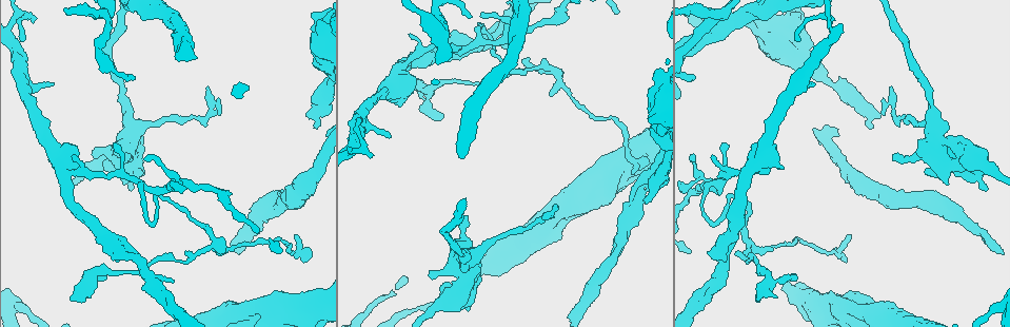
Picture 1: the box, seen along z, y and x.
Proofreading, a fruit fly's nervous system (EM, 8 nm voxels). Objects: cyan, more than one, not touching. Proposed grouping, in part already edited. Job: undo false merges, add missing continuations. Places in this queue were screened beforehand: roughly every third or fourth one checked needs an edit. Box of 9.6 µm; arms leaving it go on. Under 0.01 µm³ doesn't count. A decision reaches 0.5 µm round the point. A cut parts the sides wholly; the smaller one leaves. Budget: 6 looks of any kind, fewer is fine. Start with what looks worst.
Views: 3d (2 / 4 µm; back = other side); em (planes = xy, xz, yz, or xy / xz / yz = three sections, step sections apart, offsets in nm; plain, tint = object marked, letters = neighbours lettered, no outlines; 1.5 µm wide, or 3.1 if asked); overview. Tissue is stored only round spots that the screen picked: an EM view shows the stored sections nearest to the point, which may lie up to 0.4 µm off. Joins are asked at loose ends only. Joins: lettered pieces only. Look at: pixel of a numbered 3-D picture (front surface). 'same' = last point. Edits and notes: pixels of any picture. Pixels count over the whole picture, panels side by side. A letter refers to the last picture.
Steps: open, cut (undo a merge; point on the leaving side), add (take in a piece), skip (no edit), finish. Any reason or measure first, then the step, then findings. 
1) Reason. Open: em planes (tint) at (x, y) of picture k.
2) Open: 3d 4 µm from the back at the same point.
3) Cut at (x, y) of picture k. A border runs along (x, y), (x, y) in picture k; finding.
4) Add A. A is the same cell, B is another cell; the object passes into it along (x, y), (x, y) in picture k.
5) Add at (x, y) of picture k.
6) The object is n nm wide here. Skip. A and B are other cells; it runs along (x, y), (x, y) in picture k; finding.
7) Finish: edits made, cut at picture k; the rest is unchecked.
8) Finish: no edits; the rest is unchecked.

Sharp bend. Open: em planes (letters) at (208, 116) of picture 1.

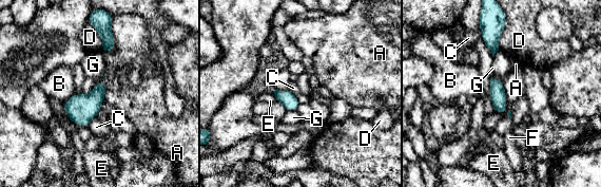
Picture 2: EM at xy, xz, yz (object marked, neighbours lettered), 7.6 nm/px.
Skip. A, B, C, D, E, F and G are other cells; a border runs along (112, 22), (115, 47), (103, 54) in picture 2; continuous, no second neuron.

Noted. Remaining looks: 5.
An open end. Open: em planes (letters) at (307, 116) of picture 1.

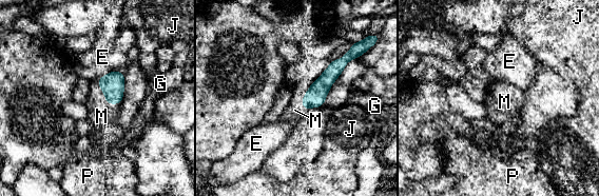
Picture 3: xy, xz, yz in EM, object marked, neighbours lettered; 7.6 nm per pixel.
Add M. M is the same cell, E, G, J and P are other cells; the neuron continues.

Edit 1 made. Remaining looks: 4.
Finish: edits made, add at picture 3; the rest is unchecked.

